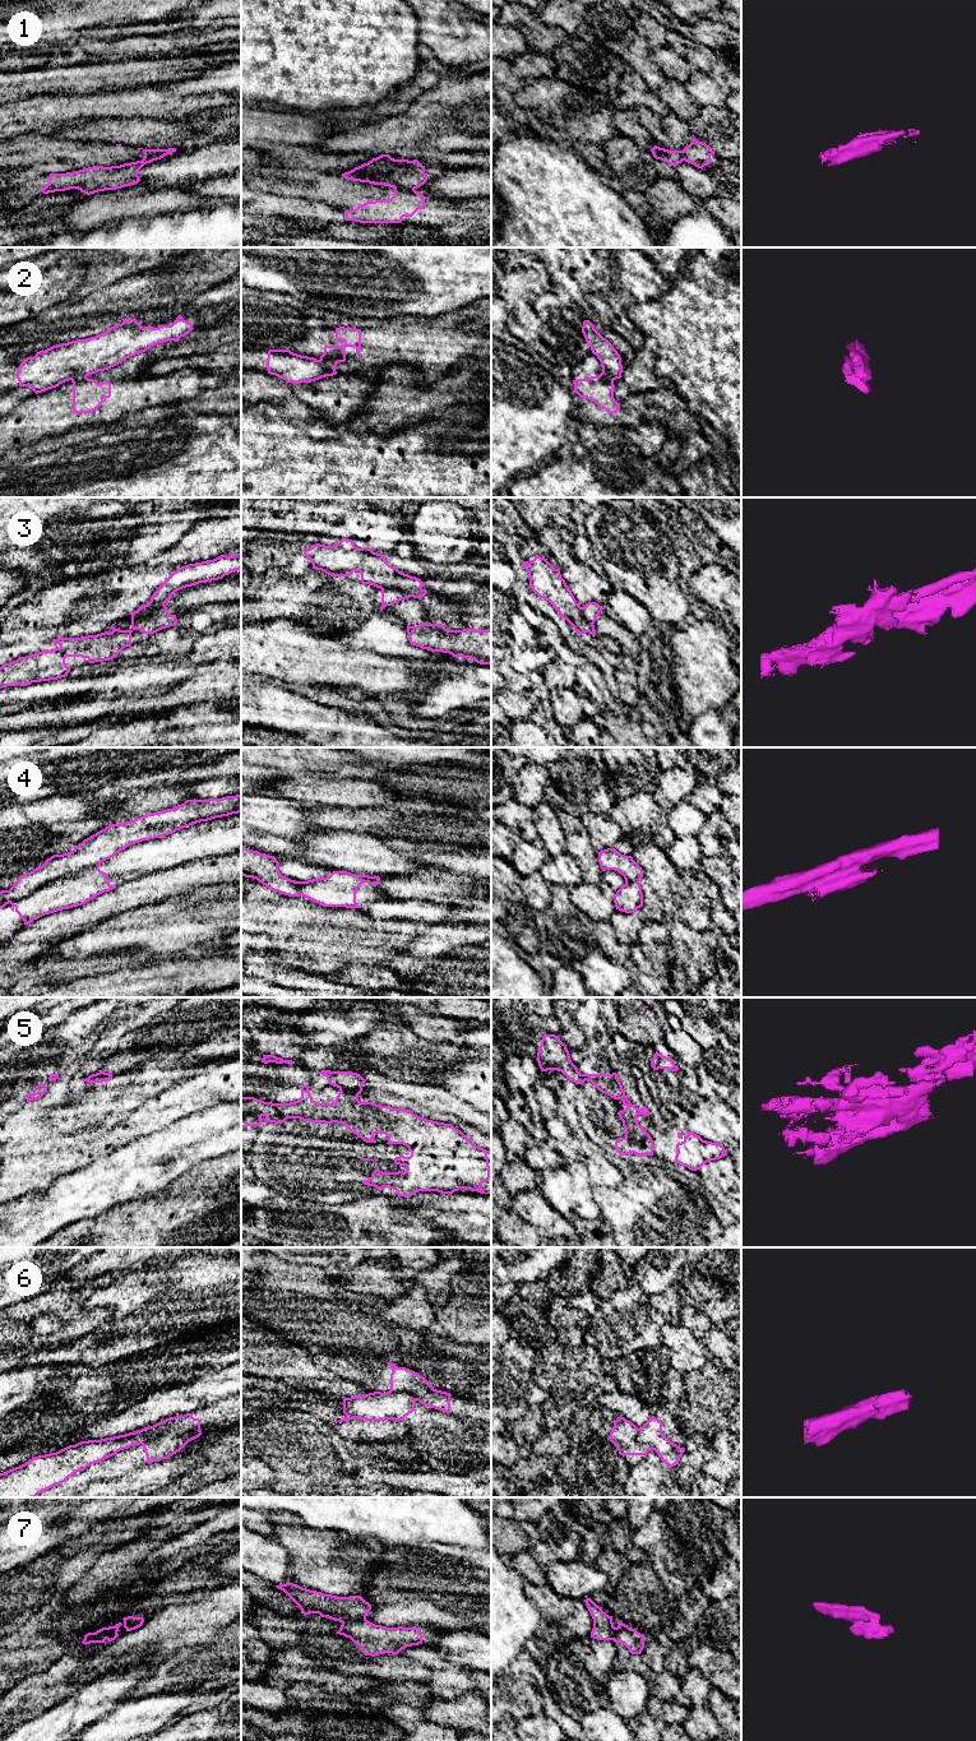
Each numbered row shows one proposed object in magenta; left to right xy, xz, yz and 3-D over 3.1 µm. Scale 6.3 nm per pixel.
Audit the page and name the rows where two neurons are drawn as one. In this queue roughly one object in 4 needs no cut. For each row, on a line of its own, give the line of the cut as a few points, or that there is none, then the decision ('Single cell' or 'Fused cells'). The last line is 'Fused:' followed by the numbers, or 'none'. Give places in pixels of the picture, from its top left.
1: Split along xy (165, 154), (160, 153), (151, 160), (142, 161). Fused cells
2: Split along xz (320, 359), (327, 364), (336, 364). Fused cells
3: Split along xy (163, 603), (155, 611), (132, 620). Fused cells
4: Split along xy (100, 862), (55, 878), (10, 903). Fused cells
5: Split along xz (340, 1087), (357, 1094). Fused cells
6: Split along xy (157, 1432), (152, 1439), (142, 1444). Fused cells
7: Split along xz (365, 1619), (345, 1620), (342, 1623). Fused cells
Fused: 1, 2, 3, 4, 5, 6, 7

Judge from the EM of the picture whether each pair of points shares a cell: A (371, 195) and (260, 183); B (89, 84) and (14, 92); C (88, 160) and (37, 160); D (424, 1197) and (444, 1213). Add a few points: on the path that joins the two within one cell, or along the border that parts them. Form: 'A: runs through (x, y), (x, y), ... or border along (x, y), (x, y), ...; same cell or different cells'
A: runs through (343, 193), (332, 188), (288, 188); same cell
B: runs through (70, 82), (33, 82); same cell
C: runs through (75, 156), (50, 156); same cell
D: border along (438, 1199), (412, 1205); different cells

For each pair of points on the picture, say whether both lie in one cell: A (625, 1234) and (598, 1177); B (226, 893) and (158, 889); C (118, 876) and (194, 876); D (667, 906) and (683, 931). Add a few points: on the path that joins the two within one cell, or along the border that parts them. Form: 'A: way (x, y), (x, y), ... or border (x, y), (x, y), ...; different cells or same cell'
A: border (624, 1177), (613, 1188), (595, 1188); different cells
B: border (167, 897), (153, 904); different cells
C: border (169, 869), (137, 876), (116, 887); different cells
D: border (671, 922), (683, 921), (697, 930), (706, 929); different cells

